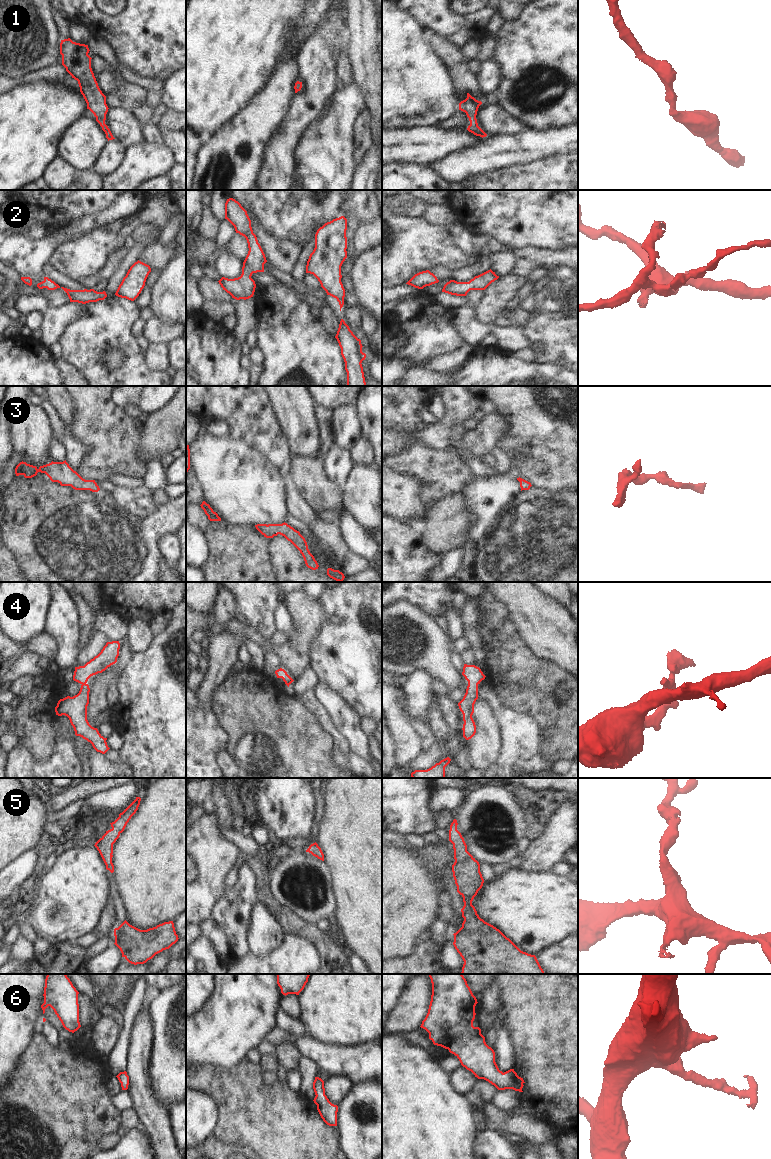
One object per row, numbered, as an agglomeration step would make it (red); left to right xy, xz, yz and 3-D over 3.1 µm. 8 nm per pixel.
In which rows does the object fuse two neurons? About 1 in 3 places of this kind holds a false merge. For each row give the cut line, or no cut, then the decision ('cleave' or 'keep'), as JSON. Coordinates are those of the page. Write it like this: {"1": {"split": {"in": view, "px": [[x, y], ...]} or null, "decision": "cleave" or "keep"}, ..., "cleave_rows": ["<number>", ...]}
{"1": {"split": null, "decision": "keep"}, "2": {"split": null, "decision": "keep"}, "3": {"split": null, "decision": "keep"}, "4": {"split": null, "decision": "keep"}, "5": {"split": null, "decision": "keep"}, "6": {"split": null, "decision": "keep"}, "cleave_rows": []}

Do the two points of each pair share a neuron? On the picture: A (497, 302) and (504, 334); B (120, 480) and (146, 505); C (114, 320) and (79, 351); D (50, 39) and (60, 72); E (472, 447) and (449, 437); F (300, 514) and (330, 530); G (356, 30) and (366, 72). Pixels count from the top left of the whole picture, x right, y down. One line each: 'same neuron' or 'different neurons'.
A: different neurons
B: different neurons
C: same neuron
D: different neurons
E: different neurons
F: different neurons
G: same neuron

